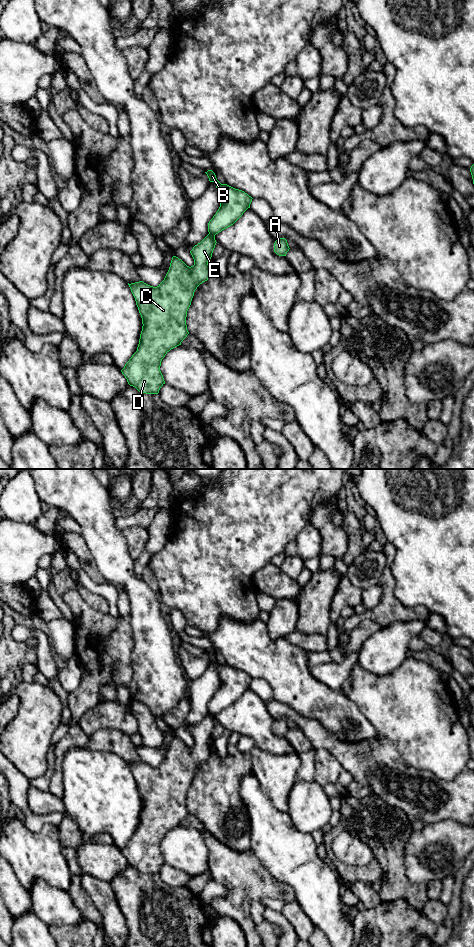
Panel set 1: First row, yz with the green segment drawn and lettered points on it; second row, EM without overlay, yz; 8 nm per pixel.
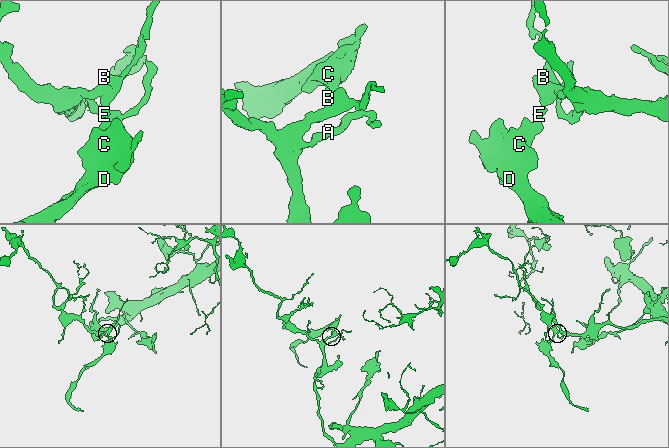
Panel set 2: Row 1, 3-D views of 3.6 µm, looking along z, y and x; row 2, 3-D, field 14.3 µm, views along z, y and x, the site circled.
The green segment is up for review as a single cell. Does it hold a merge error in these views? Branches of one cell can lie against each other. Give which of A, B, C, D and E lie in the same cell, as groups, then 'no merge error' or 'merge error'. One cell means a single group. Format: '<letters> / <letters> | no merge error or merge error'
A B / C D E | merge error

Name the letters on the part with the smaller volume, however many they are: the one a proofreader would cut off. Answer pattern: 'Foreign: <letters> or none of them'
Foreign: C, D, E

